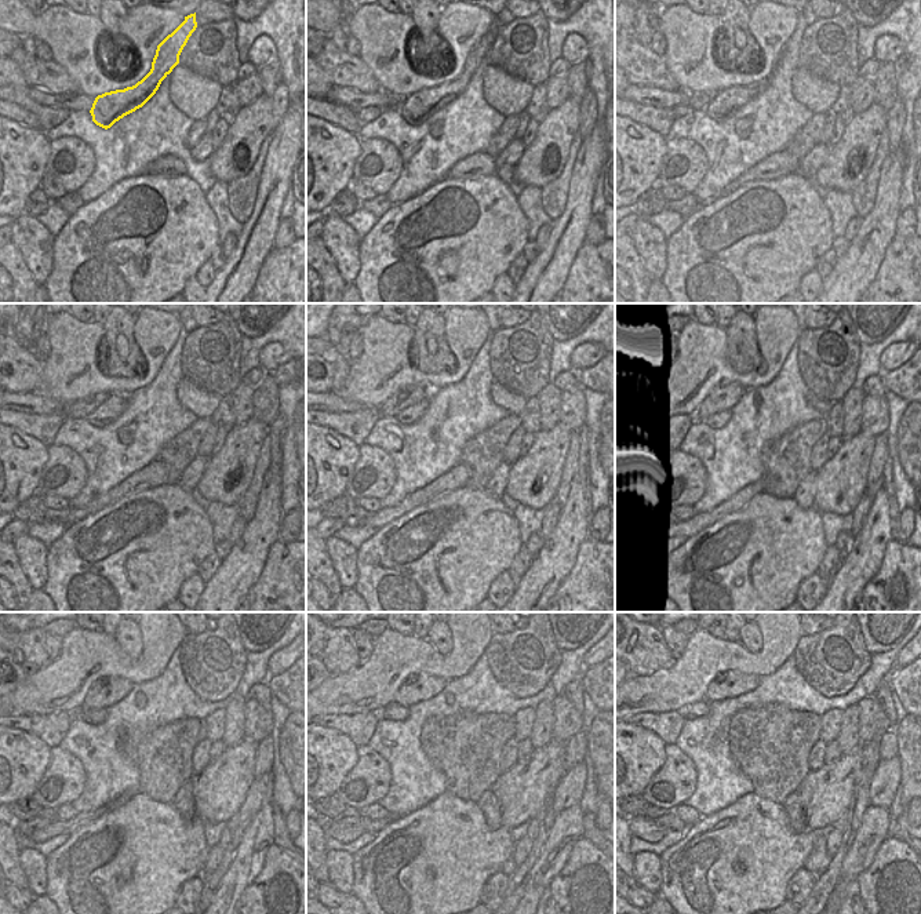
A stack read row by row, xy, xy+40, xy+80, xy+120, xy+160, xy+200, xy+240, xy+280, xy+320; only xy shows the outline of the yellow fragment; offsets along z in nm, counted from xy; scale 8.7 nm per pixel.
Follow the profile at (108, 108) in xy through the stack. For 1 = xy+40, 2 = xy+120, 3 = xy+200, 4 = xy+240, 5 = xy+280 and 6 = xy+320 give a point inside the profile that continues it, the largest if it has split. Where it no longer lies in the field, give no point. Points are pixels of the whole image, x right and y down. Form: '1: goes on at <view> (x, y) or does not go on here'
1: goes on at xy+40 (417, 108)
2: goes on at xy+120 (112, 408)
3: goes on at xy+200 (716, 421)
4: goes on at xy+240 (94, 716)
5: goes on at xy+280 (395, 712)
6: goes on at xy+320 (695, 710)

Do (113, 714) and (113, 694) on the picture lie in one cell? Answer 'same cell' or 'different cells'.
different cells

